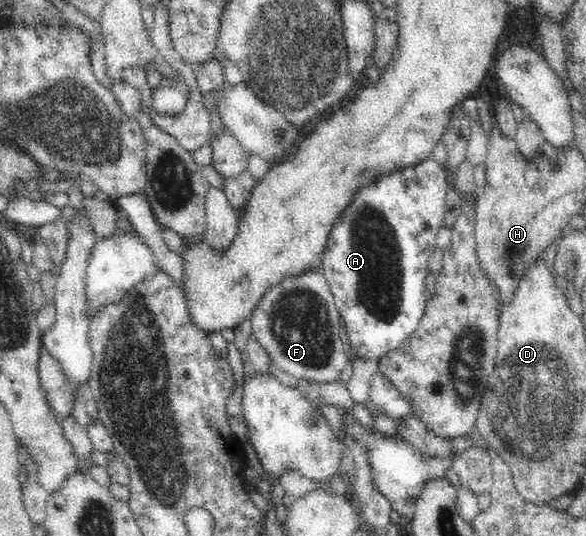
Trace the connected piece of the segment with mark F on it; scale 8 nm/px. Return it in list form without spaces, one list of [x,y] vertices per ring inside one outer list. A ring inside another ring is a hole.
[[[321,268],[299,271],[281,278],[281,282],[265,290],[261,300],[254,306],[250,316],[252,335],[257,342],[268,352],[273,364],[286,372],[289,377],[295,376],[300,380],[310,380],[319,383],[330,383],[339,380],[346,363],[345,344],[341,340],[341,326],[334,296],[328,280]]]

